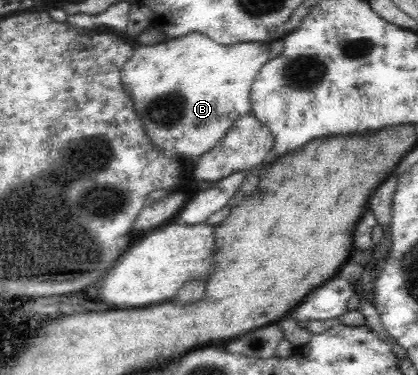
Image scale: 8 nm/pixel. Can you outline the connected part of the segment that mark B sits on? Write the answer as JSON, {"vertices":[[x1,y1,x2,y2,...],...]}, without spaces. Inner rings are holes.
{"vertices":[[192,33,176,39,144,45,134,43,133,54,122,66,122,85,130,93,132,103,148,131,148,137,160,145,160,149,172,158,198,157,210,151,232,127,236,119,252,112,251,88,260,68,270,59,268,45,264,43,240,43,236,47,222,47,206,35]]}

